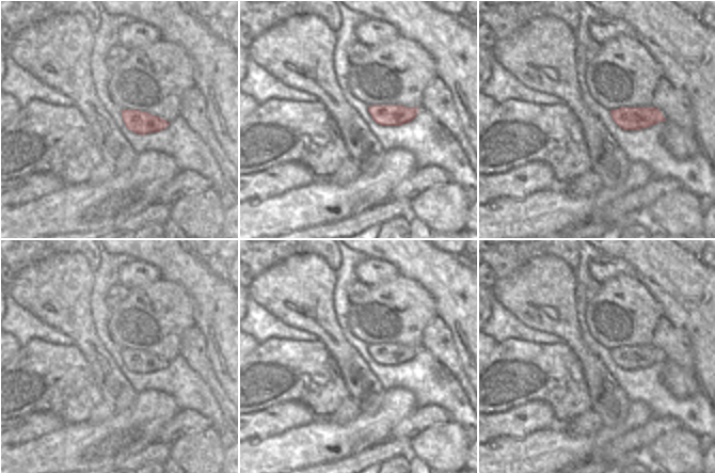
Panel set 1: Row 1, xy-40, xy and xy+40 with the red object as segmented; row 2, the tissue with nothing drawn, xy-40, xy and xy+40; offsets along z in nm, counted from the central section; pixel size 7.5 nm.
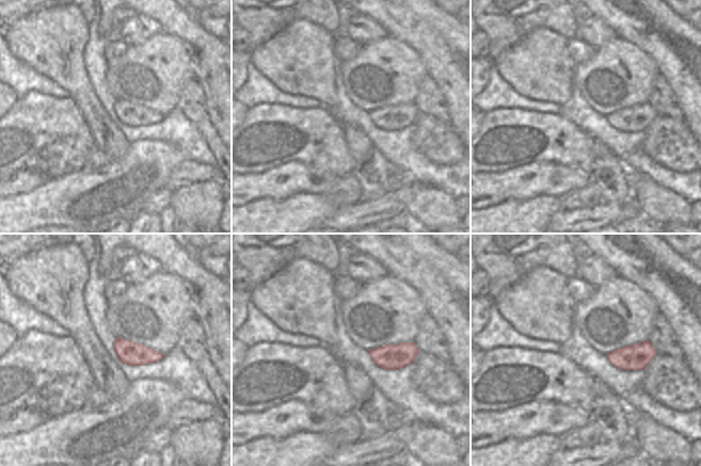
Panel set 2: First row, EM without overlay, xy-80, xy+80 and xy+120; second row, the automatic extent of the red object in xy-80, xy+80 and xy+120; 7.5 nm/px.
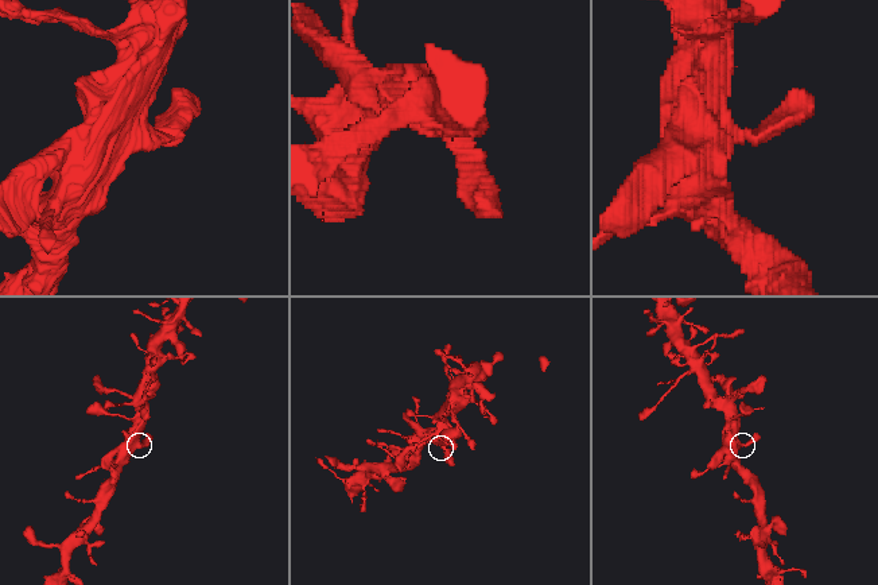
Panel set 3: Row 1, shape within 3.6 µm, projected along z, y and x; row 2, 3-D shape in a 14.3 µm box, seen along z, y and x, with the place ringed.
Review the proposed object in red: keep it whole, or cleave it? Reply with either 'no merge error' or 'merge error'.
no merge error

